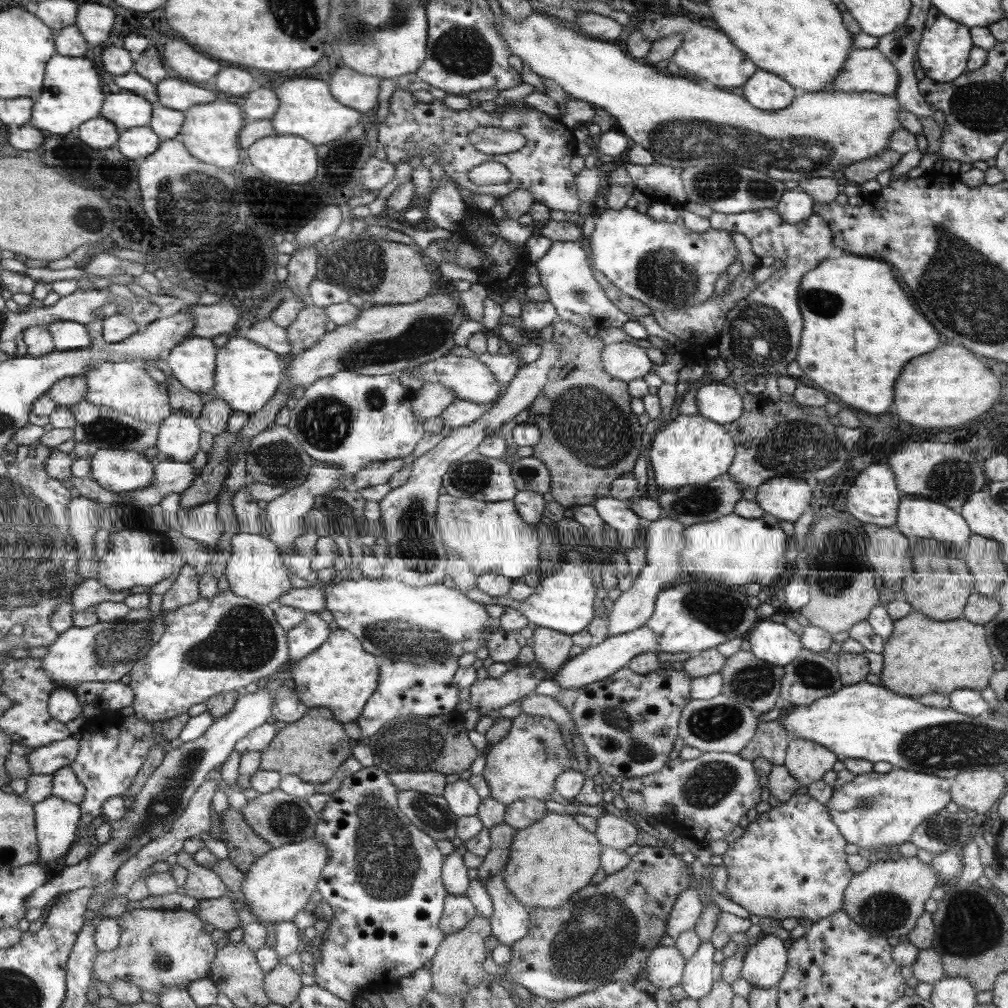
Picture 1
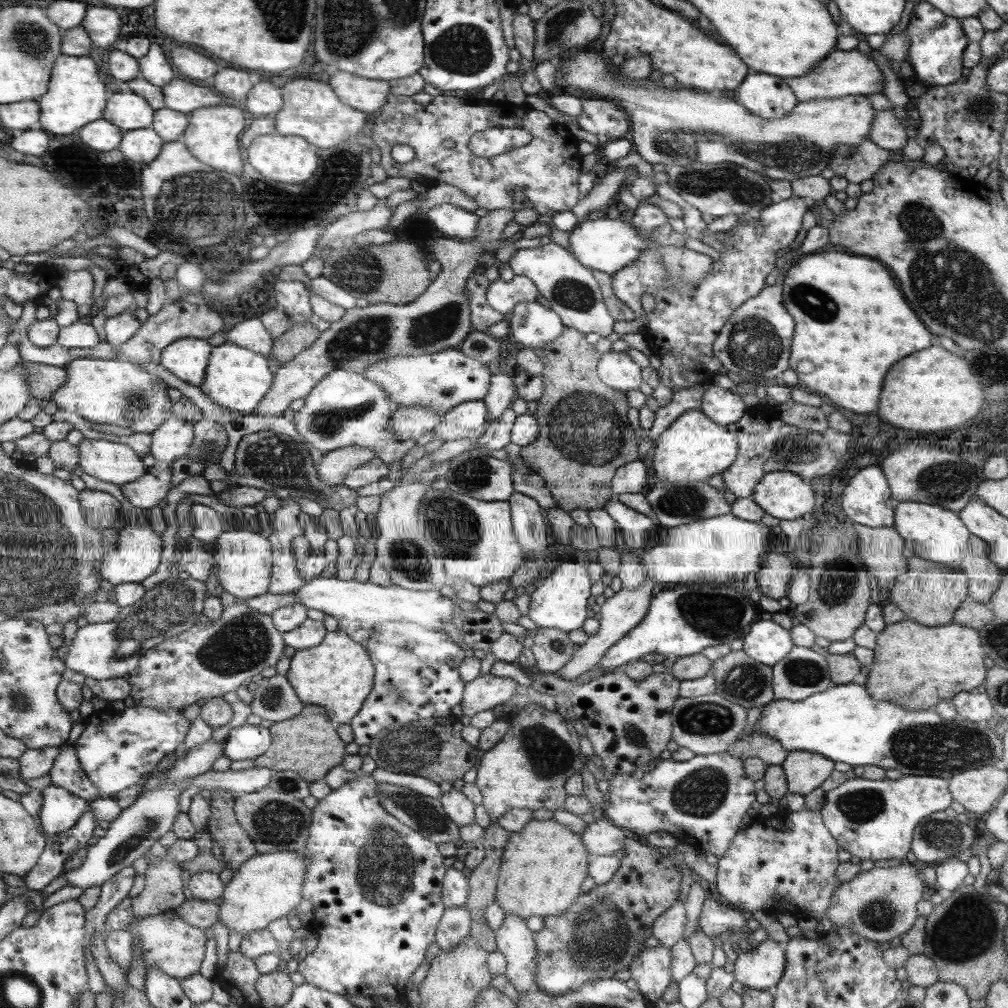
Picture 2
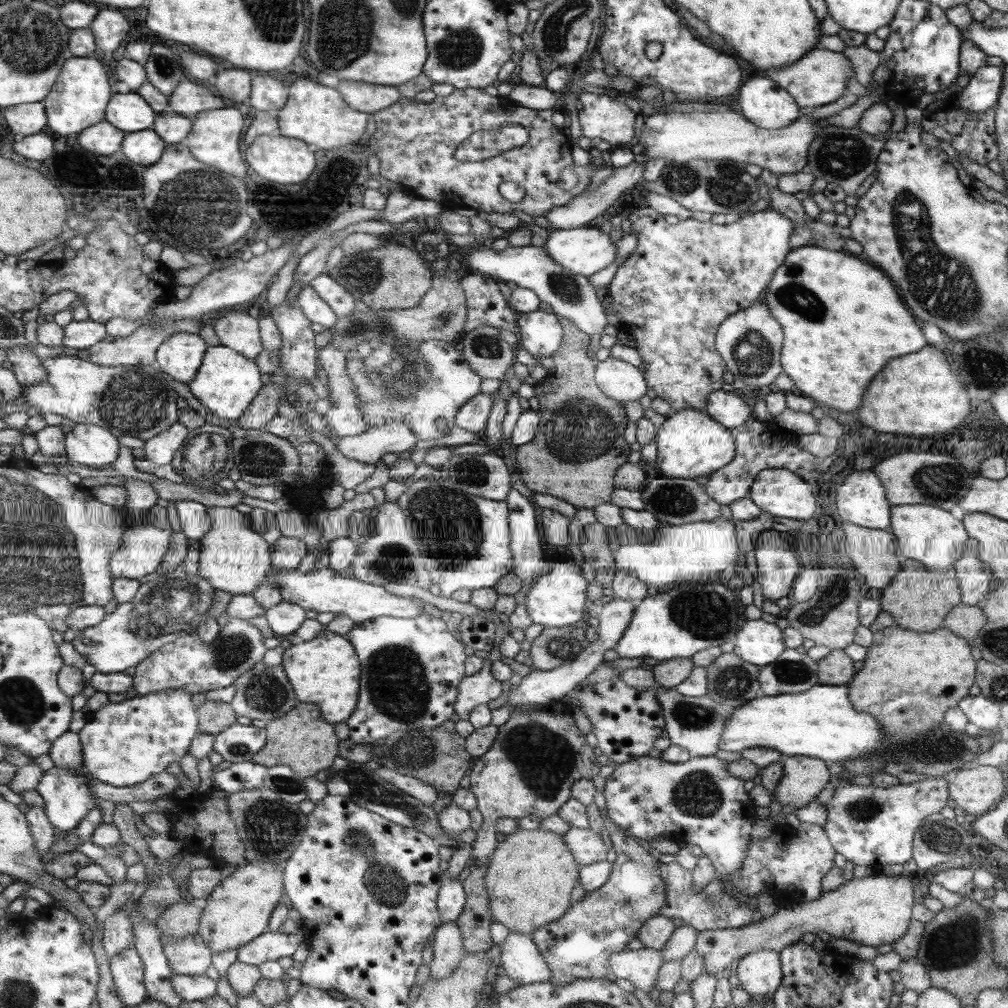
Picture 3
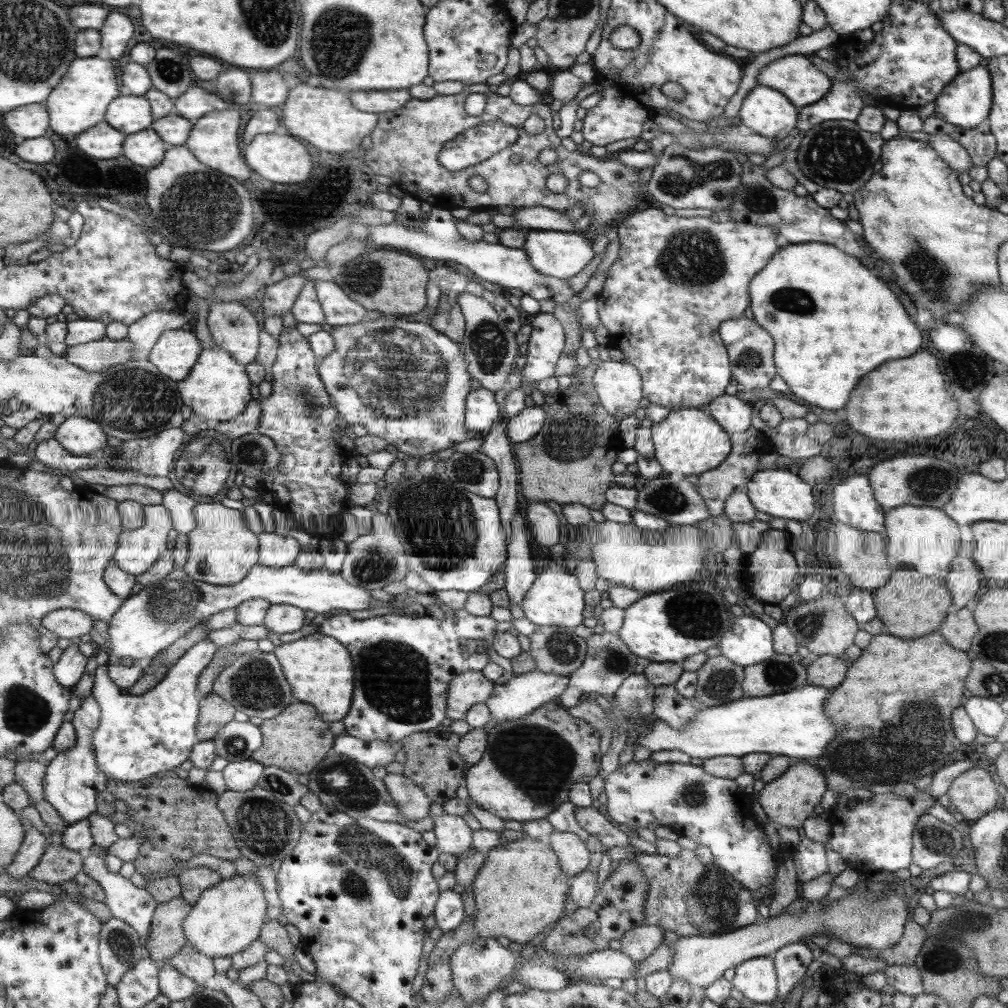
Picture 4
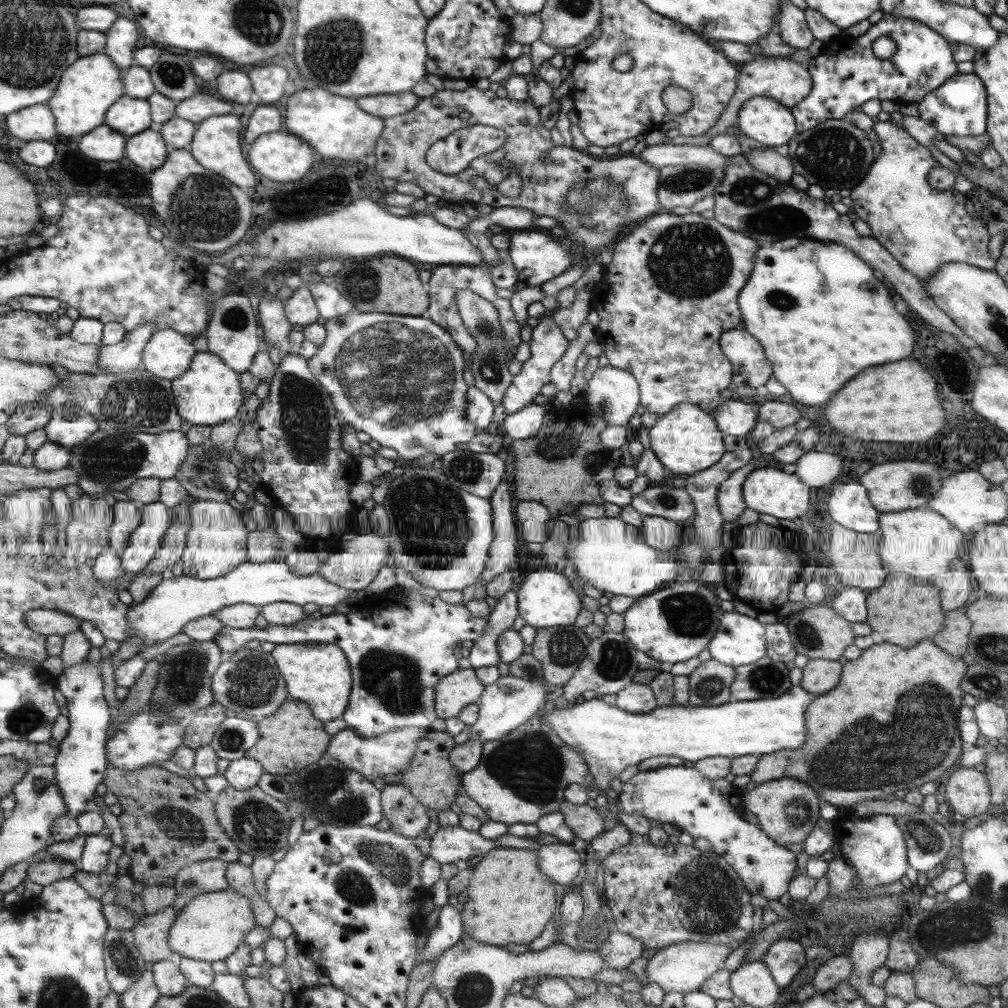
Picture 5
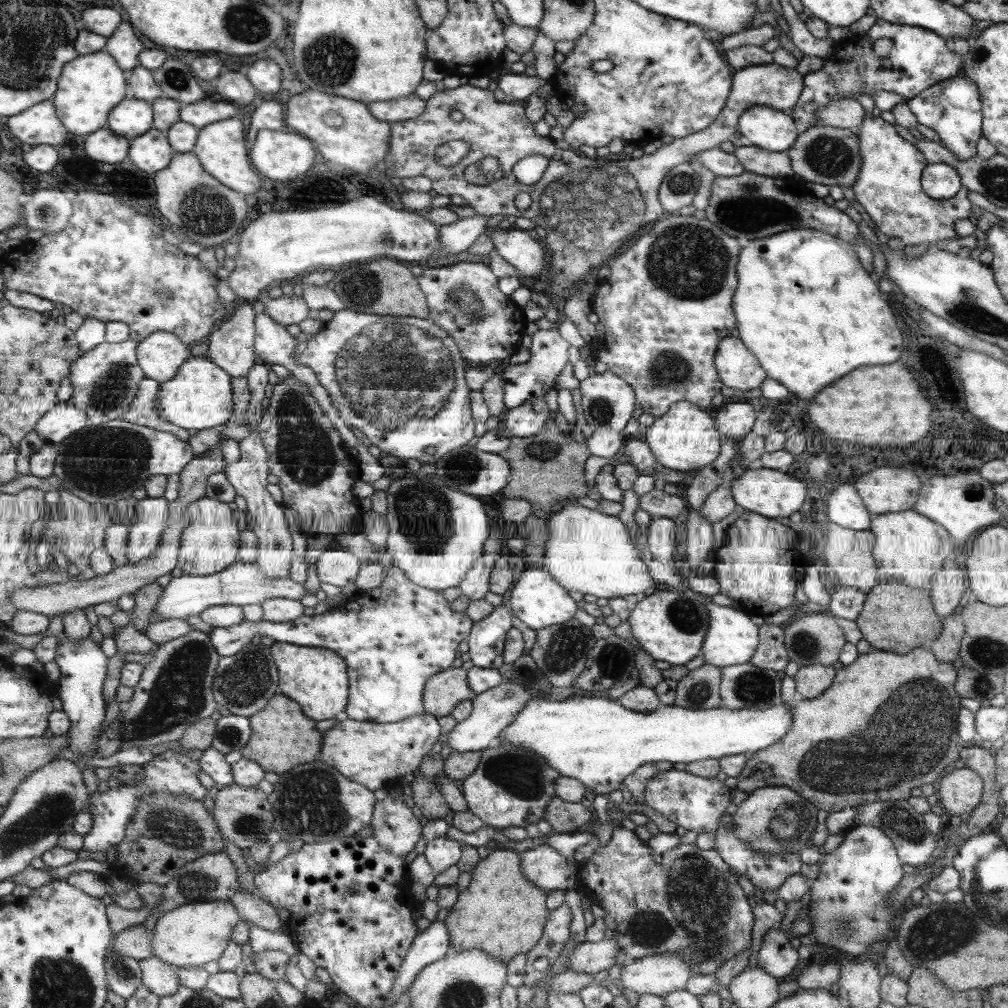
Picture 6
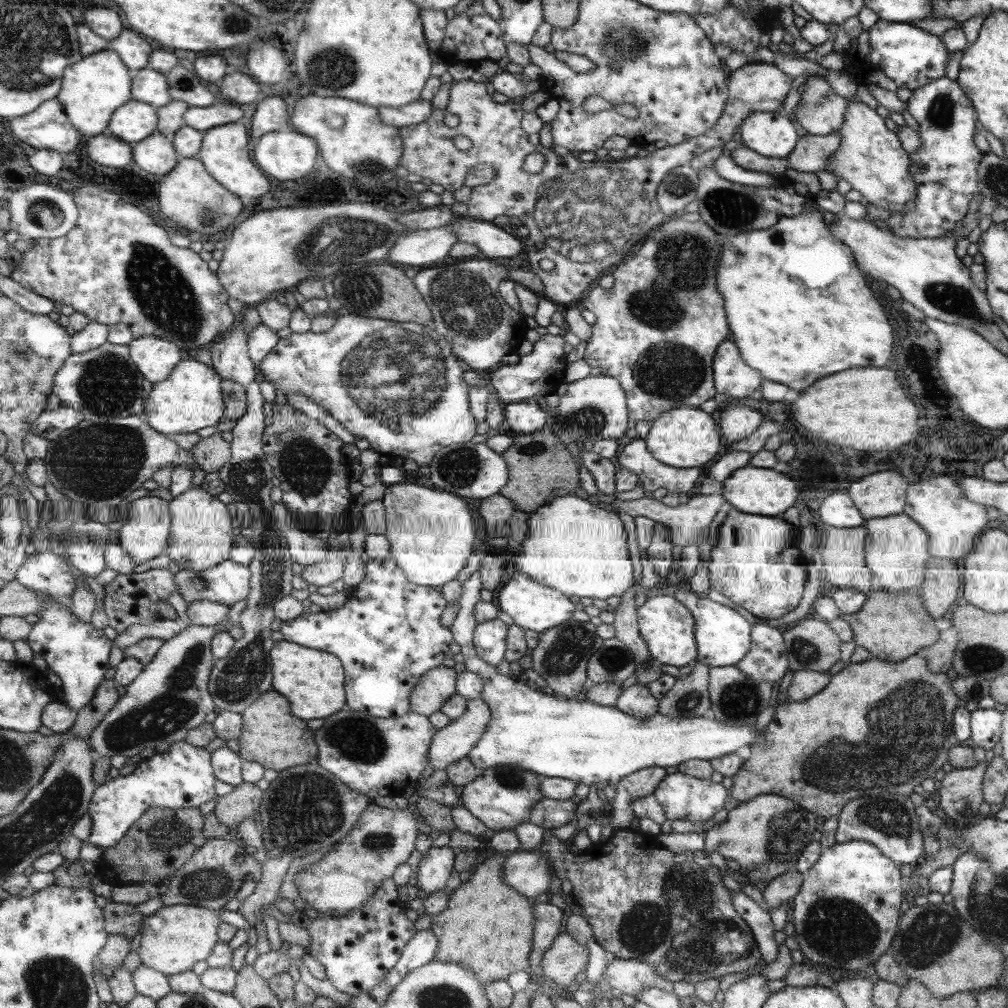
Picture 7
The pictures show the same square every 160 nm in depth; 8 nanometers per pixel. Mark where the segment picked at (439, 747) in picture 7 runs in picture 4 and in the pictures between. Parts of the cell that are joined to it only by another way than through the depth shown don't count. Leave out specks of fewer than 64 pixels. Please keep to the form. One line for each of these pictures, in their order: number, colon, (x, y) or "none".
4: (523, 694)
5: (508, 702)
6: (492, 710)

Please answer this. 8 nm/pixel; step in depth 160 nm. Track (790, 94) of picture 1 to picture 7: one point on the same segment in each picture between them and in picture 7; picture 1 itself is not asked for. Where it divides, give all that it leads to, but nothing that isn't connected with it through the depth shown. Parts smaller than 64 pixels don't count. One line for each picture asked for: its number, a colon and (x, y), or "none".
2: (768, 97)
3: (765, 104)
4: (765, 111)
5: (761, 119)
6: (773, 130)
7: (769, 134)

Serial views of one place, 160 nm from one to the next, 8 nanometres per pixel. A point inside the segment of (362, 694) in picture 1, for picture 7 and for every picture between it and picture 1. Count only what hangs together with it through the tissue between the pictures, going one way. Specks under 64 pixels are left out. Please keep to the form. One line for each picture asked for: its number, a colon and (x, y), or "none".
2: (336, 674)
3: (324, 670)
4: (318, 669)
5: (316, 673)
6: (315, 678)
7: (313, 680)

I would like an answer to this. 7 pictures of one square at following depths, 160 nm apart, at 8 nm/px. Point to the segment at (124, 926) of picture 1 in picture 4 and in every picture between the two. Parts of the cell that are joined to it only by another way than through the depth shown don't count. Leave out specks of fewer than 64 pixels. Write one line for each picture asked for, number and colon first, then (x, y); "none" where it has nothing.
2: (173, 945)
3: (191, 956)
4: (199, 967)

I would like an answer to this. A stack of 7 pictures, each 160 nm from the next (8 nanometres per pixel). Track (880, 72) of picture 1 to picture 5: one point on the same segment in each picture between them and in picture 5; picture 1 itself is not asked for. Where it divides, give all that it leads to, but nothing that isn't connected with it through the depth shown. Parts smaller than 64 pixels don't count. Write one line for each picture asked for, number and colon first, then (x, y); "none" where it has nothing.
2: (838, 74)
3: (820, 76)
4: (793, 76)
5: (778, 78)

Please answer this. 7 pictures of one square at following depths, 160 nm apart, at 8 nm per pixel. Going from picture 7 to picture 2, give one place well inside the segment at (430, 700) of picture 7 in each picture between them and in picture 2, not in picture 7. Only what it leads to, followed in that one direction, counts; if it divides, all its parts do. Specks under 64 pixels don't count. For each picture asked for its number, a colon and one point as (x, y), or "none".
2: (486, 692)
3: (479, 688)
4: (468, 688)
5: (453, 692)
6: (442, 692)

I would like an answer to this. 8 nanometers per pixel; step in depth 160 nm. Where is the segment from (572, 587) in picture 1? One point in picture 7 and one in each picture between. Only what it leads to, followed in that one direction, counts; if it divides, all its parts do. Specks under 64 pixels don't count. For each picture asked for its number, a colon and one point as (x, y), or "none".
2: (559, 601)
3: (555, 599)
4: (554, 598)
5: (544, 599)
6: (535, 599)
7: (534, 607)

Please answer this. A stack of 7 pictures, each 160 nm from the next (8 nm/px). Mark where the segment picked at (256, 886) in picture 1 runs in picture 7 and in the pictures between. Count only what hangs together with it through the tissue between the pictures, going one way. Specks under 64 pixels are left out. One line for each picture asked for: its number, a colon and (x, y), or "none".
2: (267, 887)
3: (239, 910)
4: (227, 919)
5: (213, 925)
6: (193, 935)
7: (175, 938)

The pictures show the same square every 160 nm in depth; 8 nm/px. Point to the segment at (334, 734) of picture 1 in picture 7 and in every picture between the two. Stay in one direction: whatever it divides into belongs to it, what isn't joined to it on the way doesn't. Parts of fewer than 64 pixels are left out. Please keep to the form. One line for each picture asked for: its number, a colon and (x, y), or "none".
2: (307, 744)
3: (301, 739)
4: (293, 742)
5: (290, 738)
6: (281, 737)
7: (271, 737)

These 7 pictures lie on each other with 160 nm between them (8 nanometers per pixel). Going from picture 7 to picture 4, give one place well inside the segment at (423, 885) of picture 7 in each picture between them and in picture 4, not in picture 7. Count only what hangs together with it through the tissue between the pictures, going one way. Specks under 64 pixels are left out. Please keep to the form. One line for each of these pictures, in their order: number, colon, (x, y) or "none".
4: (453, 836)
5: (449, 844)
6: (441, 853)

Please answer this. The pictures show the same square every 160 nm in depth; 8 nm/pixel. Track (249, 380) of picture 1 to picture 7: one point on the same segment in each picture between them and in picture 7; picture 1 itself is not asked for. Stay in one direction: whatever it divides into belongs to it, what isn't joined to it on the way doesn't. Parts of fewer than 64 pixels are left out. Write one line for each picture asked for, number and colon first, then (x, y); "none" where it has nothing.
2: (237, 378)
3: (227, 382)
4: (217, 389)
5: (209, 394)
6: (200, 397)
7: (191, 398)

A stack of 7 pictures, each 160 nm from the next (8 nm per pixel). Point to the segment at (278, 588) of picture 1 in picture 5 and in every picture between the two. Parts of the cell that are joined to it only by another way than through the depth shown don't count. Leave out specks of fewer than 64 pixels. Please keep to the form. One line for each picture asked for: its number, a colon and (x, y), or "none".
2: (243, 560)
3: (233, 559)
4: (222, 551)
5: (217, 543)

